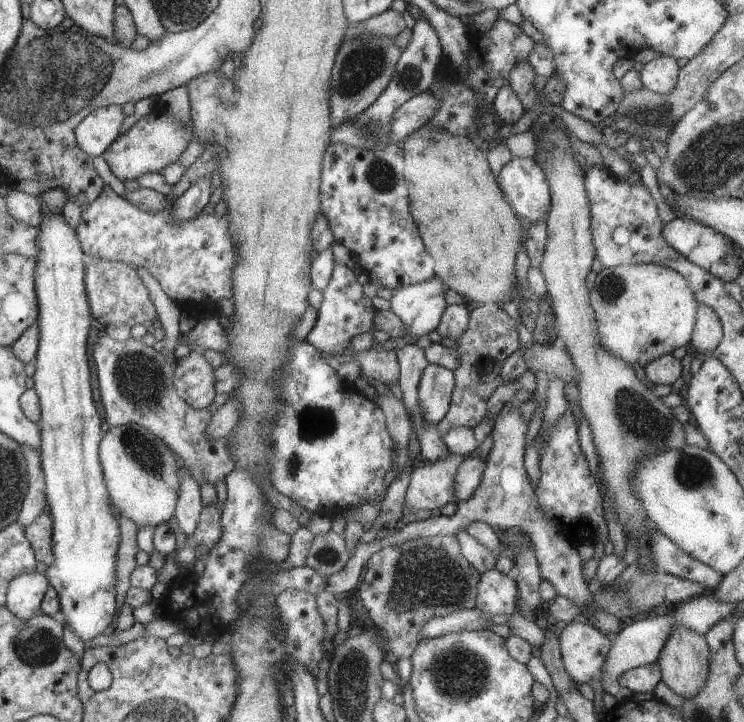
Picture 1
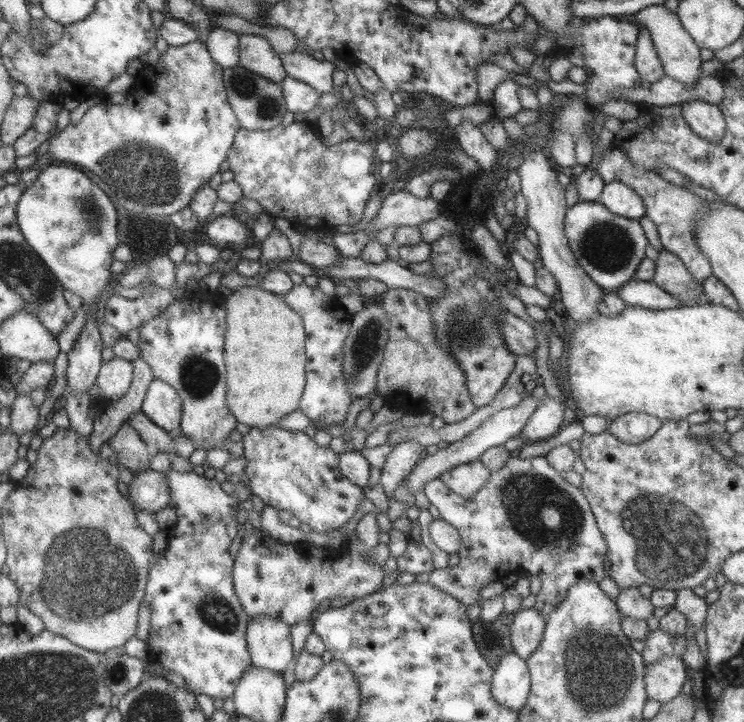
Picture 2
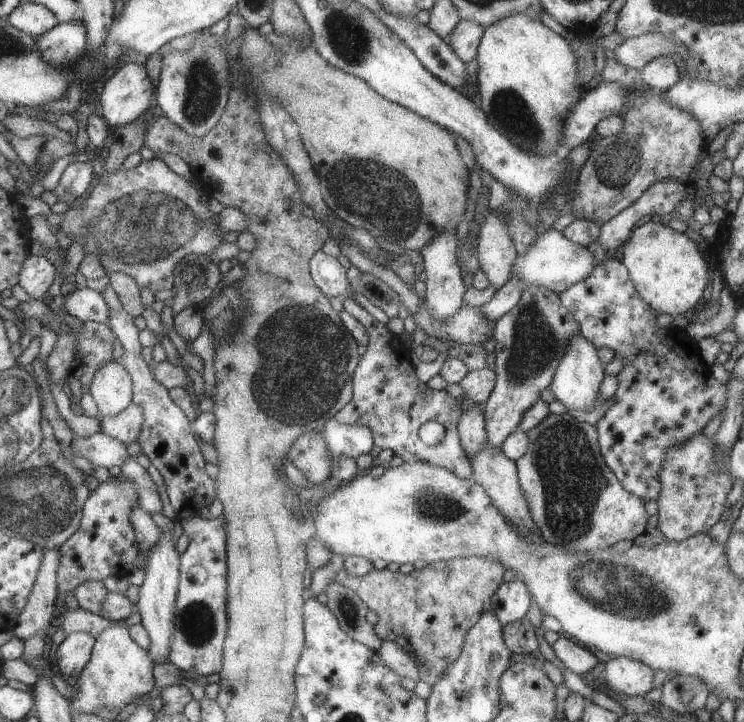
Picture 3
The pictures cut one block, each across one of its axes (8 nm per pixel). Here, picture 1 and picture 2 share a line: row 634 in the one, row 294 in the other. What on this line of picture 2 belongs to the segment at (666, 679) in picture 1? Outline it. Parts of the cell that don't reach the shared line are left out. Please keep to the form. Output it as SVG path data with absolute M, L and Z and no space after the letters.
M659 248L652 281L680 302L694 302L702 294L701 281L693 278L685 265L672 252Z

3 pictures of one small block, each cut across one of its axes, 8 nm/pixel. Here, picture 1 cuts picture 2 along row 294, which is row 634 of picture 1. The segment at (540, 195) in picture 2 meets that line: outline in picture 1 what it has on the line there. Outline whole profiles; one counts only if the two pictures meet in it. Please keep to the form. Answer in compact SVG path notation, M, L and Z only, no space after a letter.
M571 621L559 634L560 655L566 673L577 684L587 684L602 694L601 665L606 659L611 639L593 625Z

